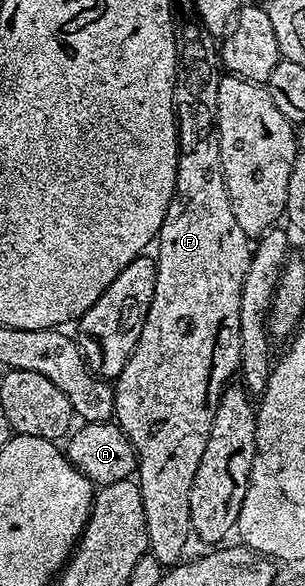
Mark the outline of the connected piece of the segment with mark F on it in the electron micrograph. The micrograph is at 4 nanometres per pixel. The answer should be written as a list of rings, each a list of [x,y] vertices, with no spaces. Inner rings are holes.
[[[196,17],[180,19],[177,31],[177,83],[173,85],[173,108],[177,120],[177,175],[175,176],[175,192],[171,196],[171,204],[167,204],[167,216],[163,216],[163,224],[155,239],[155,296],[151,296],[151,308],[145,317],[143,328],[139,332],[139,340],[123,368],[123,372],[115,379],[113,386],[113,418],[122,432],[131,440],[133,451],[137,453],[137,472],[135,481],[141,487],[143,496],[143,516],[147,520],[148,553],[163,568],[172,568],[186,557],[185,545],[191,539],[191,484],[195,480],[195,468],[199,468],[199,460],[203,460],[203,448],[207,448],[207,436],[211,432],[211,420],[215,420],[215,408],[219,404],[225,387],[230,385],[229,378],[238,373],[241,365],[239,356],[239,300],[243,292],[243,280],[249,267],[251,257],[251,239],[239,228],[235,220],[235,212],[231,212],[231,200],[227,196],[225,177],[221,171],[221,145],[217,135],[217,81],[219,78],[219,46],[214,35],[206,30],[204,24]]]

